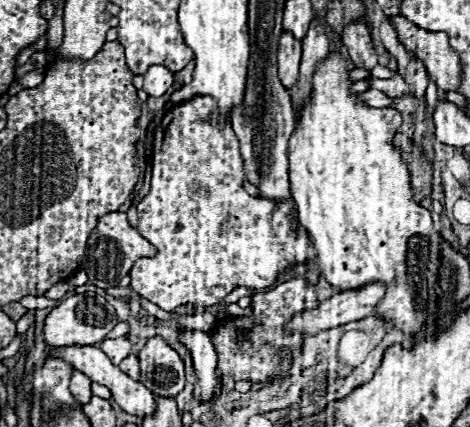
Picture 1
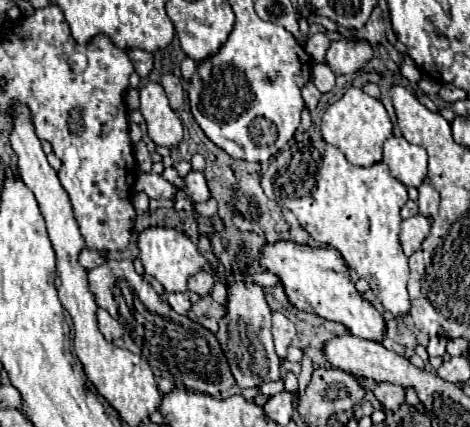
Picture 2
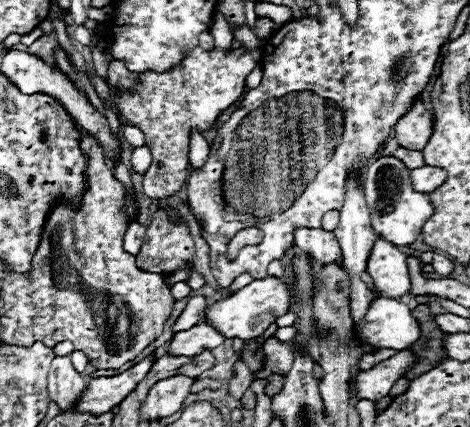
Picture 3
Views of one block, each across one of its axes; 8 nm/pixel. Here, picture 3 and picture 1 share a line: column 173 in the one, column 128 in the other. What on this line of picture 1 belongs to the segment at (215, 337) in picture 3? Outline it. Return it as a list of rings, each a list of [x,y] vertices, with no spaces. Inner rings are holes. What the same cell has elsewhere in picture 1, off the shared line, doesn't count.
[[[126,336],[114,338],[114,340],[104,340],[100,344],[100,350],[112,360],[112,364],[120,364],[132,350],[132,342]]]

